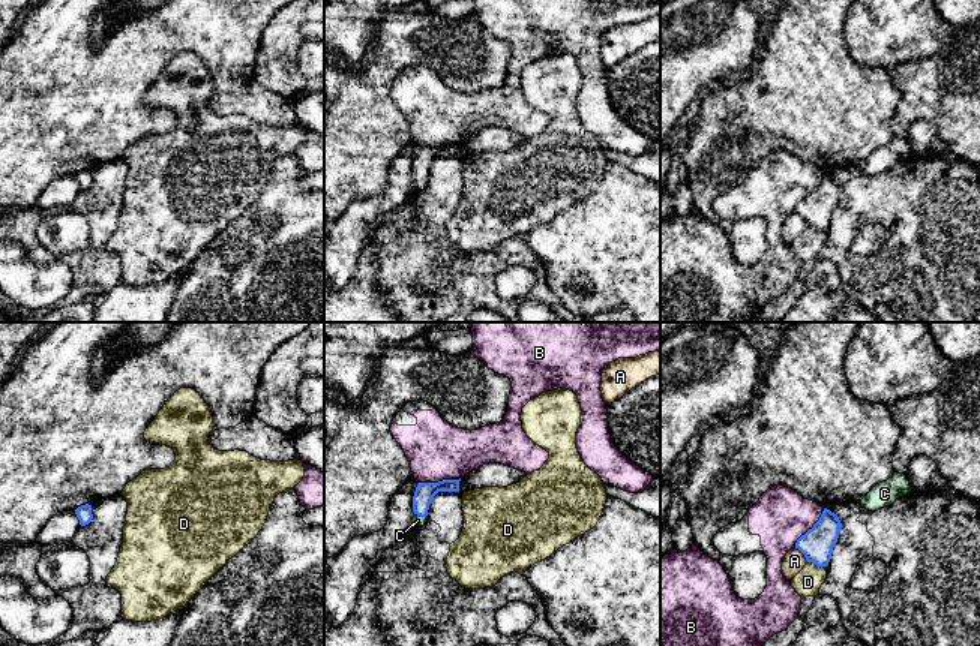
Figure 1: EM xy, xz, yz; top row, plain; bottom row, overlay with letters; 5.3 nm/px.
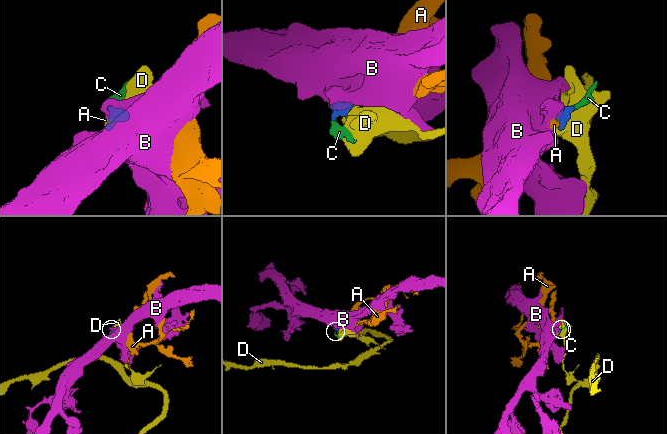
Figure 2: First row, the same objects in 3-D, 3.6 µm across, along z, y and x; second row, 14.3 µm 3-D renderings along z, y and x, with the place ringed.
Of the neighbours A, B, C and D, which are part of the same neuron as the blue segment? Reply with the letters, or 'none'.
C

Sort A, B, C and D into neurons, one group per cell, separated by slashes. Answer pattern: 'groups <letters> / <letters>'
groups A / B / C / D

